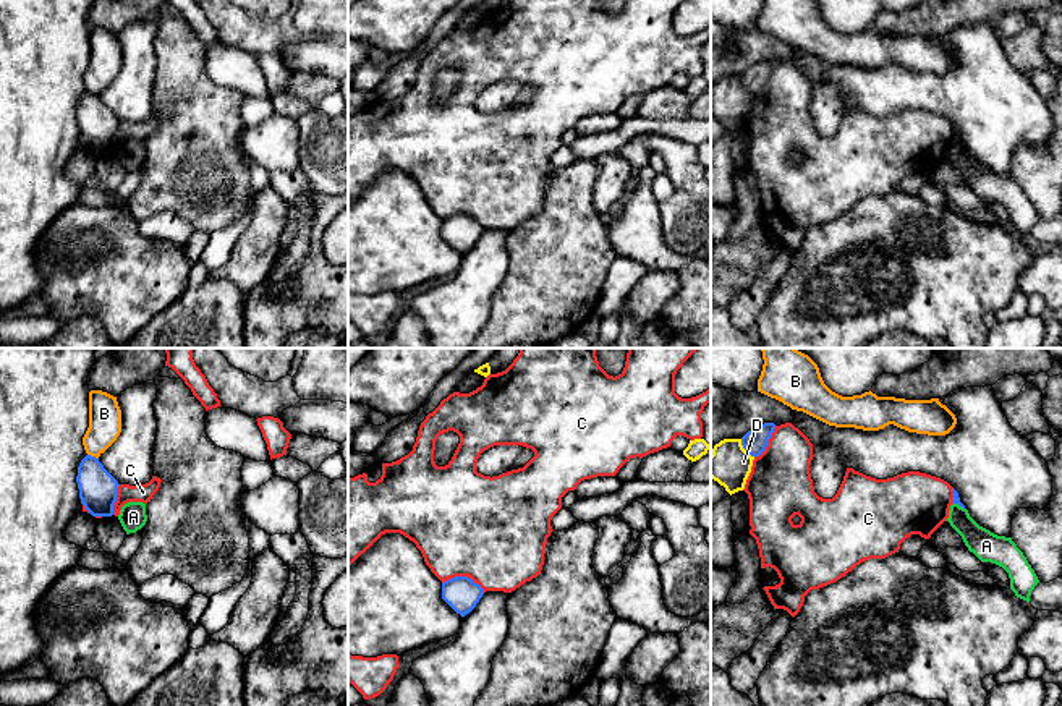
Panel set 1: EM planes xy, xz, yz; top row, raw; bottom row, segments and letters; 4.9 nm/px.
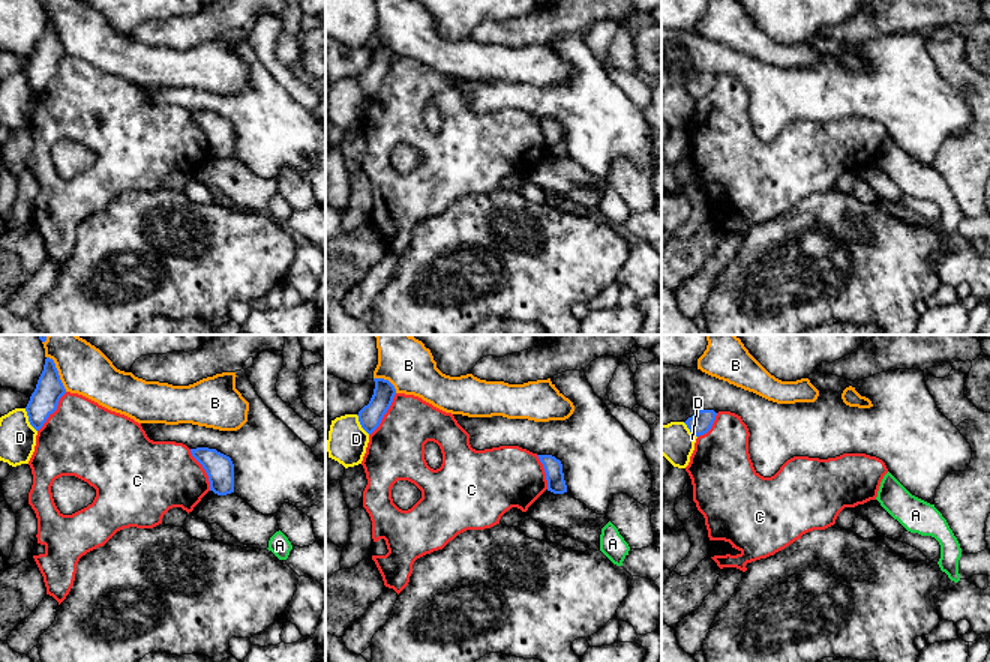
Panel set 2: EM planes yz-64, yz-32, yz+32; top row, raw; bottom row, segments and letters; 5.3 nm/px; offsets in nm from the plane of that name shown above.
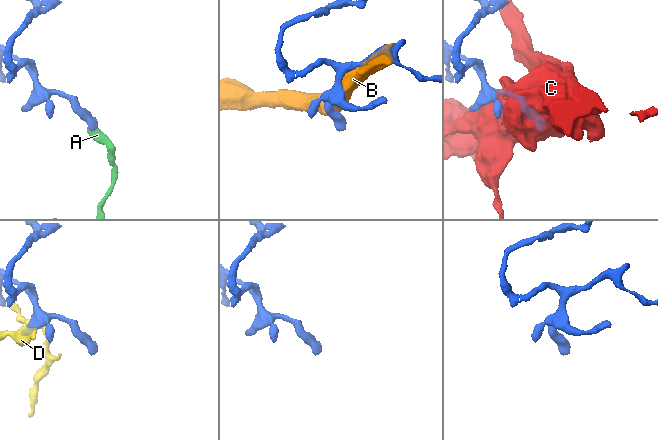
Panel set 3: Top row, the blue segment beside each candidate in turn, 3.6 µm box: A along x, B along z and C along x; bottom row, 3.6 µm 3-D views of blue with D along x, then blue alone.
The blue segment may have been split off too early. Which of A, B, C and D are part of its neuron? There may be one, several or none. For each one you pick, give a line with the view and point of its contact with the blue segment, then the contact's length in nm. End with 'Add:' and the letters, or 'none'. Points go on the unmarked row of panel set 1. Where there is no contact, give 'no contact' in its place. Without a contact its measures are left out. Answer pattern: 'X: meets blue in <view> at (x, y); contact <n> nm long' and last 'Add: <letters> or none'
Add: none

